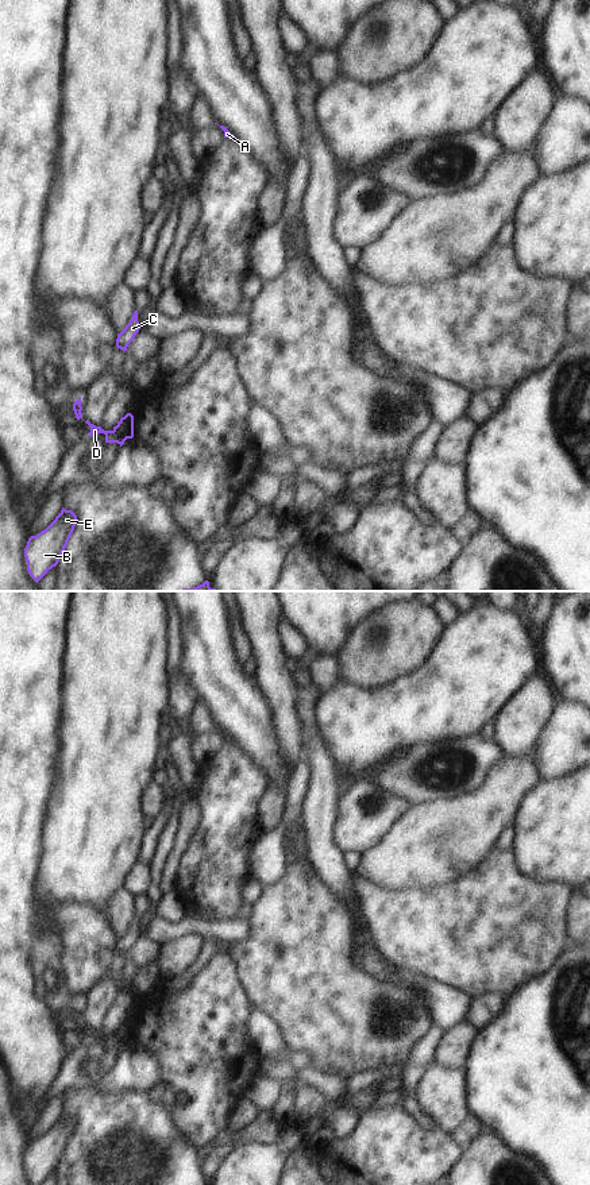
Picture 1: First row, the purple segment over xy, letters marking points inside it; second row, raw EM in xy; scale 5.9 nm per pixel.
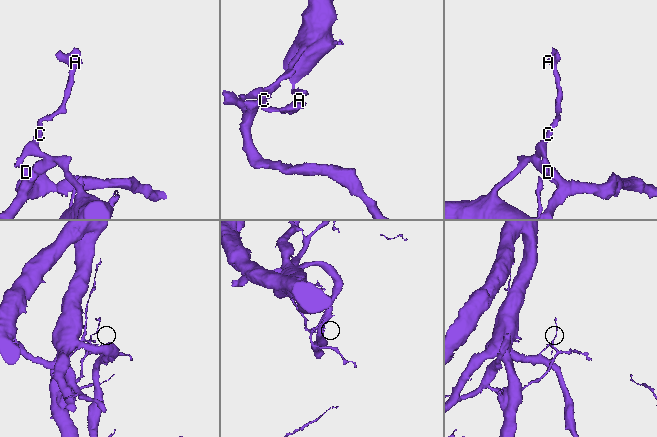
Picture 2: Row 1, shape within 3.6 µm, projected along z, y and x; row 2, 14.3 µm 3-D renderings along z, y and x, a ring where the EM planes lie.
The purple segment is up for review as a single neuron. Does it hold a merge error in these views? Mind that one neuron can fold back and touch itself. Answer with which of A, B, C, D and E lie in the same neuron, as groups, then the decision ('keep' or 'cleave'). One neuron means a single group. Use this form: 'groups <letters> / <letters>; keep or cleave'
groups A C / B D E; cleave

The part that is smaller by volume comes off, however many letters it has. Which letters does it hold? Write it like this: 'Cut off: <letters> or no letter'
Cut off: B, D, E

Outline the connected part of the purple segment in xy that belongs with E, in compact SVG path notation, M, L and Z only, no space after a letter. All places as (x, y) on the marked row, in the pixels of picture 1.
M62 507L55 520L36 536L31 536L24 548L27 571L38 583L55 567L74 530L77 516Z

